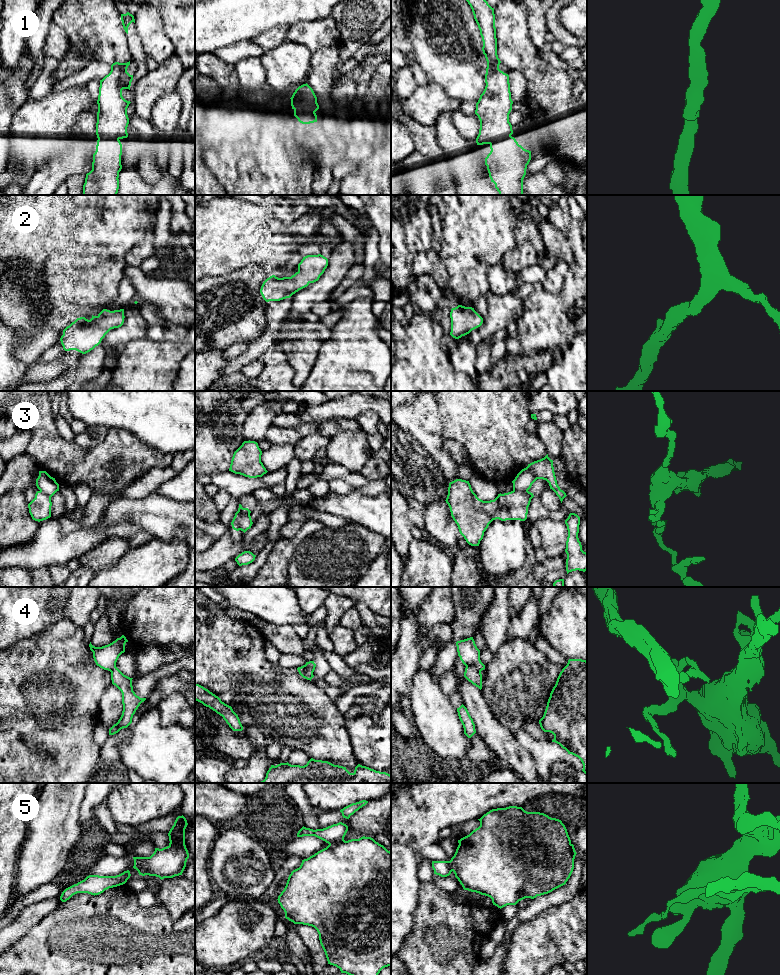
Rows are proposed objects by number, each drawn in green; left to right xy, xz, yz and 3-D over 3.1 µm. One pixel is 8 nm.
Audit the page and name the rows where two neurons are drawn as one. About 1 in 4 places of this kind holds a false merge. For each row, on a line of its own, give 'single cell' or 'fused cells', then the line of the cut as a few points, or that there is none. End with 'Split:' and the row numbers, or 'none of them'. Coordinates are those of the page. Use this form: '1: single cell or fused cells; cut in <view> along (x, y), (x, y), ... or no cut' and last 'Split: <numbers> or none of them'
1: single cell; no cut
2: single cell; no cut
3: fused cells; cut in xz along (249, 513), (243, 514), (239, 518), (239, 529)
4: fused cells; cut in yz along (466, 665), (471, 665), (480, 671)
5: fused cells; cut in xz along (343, 839), (329, 845)
Split: 3, 4, 5

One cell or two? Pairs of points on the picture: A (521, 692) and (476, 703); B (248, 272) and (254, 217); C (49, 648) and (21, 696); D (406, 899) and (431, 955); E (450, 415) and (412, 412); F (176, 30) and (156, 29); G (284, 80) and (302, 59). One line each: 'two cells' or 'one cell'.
A: two cells
B: two cells
C: one cell
D: two cells
E: two cells
F: two cells
G: one cell

